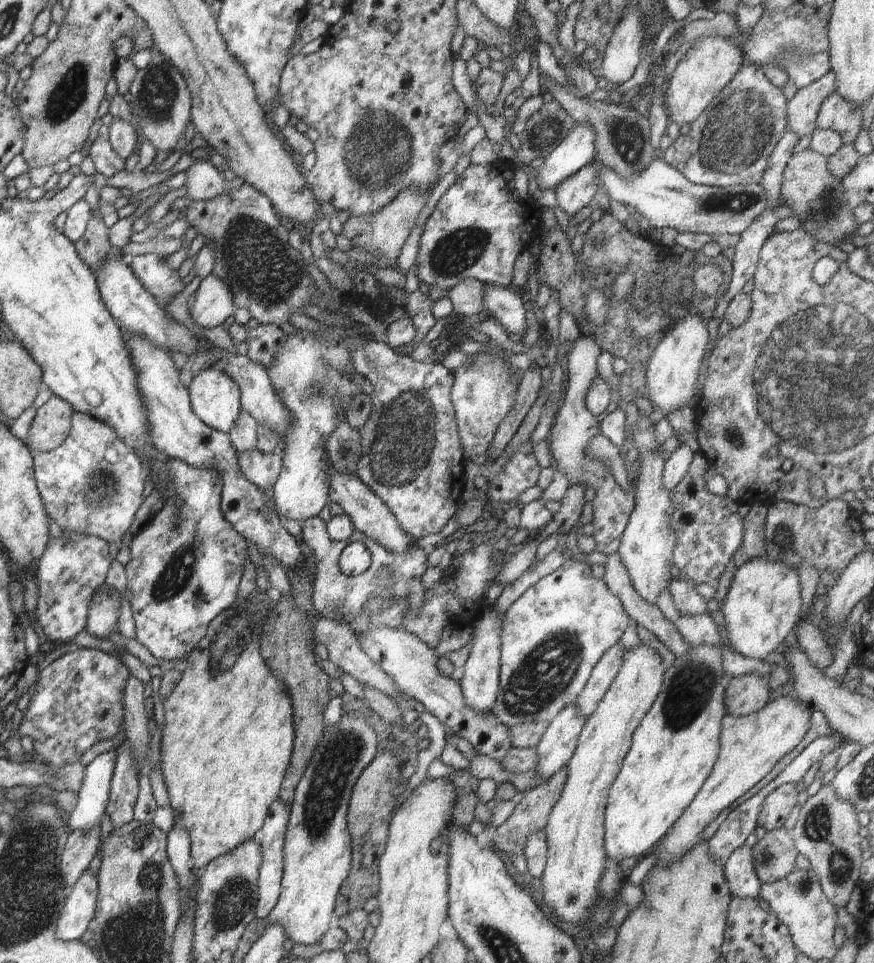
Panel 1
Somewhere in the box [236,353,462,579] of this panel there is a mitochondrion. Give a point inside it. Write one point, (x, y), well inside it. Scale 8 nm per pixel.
(402, 439)

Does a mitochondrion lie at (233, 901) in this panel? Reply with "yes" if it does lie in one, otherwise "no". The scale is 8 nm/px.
yes

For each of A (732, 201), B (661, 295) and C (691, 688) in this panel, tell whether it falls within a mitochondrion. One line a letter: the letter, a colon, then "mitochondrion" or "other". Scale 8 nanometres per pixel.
A: mitochondrion
B: mitochondrion
C: mitochondrion

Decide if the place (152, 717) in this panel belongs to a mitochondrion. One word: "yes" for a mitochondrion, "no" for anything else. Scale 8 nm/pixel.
no

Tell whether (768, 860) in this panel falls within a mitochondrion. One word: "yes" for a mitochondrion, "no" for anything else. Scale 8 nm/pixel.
yes

